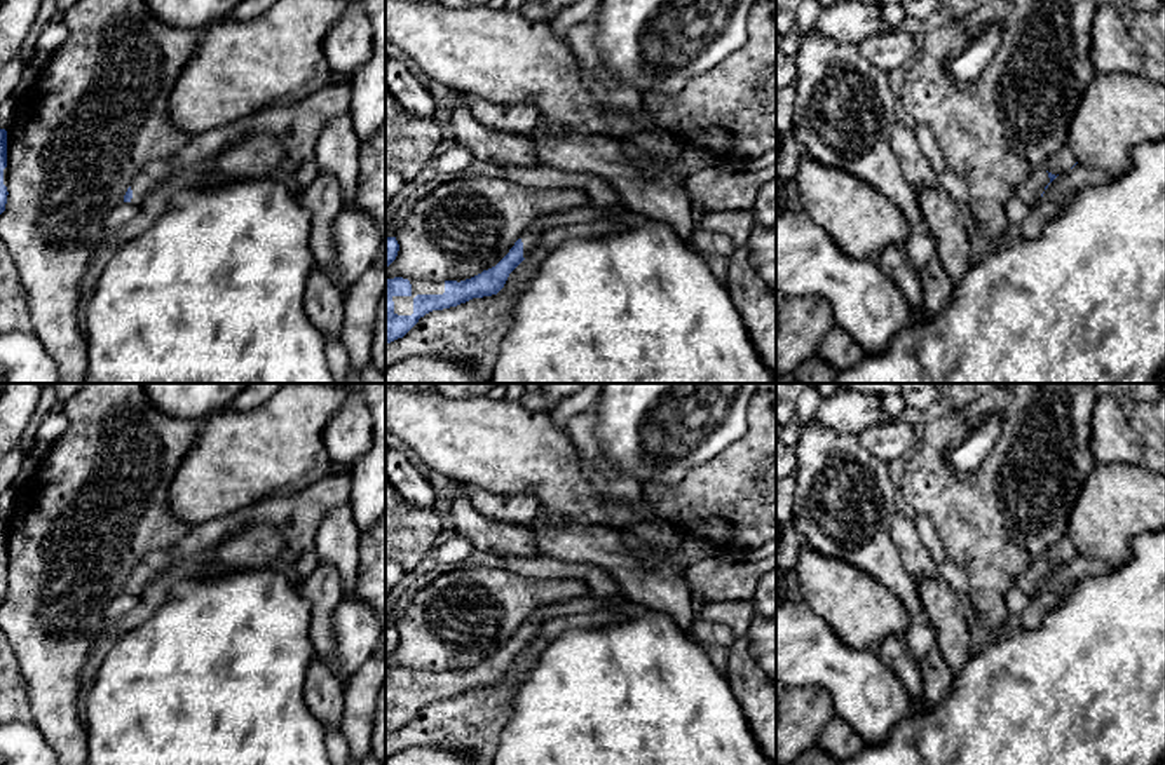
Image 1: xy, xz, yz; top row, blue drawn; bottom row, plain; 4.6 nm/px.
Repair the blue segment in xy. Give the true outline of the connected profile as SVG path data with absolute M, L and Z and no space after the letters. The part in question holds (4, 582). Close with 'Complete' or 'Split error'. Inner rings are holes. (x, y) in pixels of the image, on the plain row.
M0 519L0 605L7 594L7 577L3 575L3 559L7 558L7 521Z. Complete

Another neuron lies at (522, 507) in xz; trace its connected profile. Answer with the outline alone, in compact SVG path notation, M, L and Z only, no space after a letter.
M473 486L466 491L474 509L492 519L530 525L537 518L539 500L528 491L492 493Z

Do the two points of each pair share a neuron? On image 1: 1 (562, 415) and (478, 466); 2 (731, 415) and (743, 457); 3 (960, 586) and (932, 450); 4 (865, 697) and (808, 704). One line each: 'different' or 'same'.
1: different
2: different
3: different
4: different

